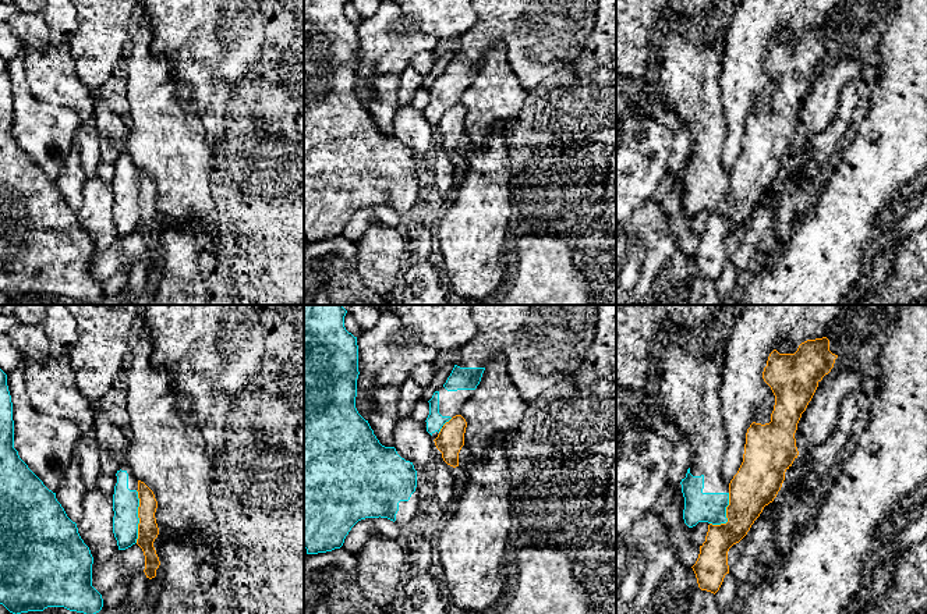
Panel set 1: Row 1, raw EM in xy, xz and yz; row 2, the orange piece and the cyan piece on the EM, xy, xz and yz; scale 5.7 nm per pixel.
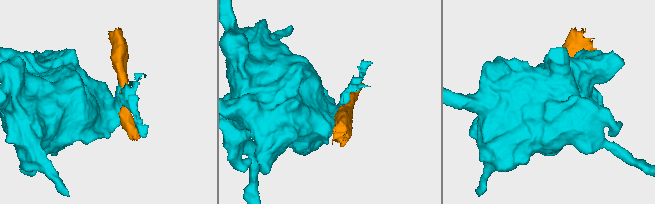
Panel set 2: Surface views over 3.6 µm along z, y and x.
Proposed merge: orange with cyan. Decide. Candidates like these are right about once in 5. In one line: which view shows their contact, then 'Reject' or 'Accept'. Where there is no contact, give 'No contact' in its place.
Touches orange in xy. Reject

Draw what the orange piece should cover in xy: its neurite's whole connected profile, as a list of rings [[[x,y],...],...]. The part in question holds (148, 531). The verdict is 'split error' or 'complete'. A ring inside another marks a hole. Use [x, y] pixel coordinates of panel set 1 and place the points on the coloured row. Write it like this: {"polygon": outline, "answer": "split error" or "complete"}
{"polygon": [[[138,480],[138,539],[137,544],[142,549],[145,556],[145,575],[152,579],[156,576],[156,569],[160,565],[159,557],[153,547],[153,542],[159,535],[159,528],[156,524],[155,512],[158,508],[158,501],[153,491],[141,480]]], "answer": "complete"}

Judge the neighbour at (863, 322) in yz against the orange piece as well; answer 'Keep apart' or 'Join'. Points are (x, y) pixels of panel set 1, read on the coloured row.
Join

